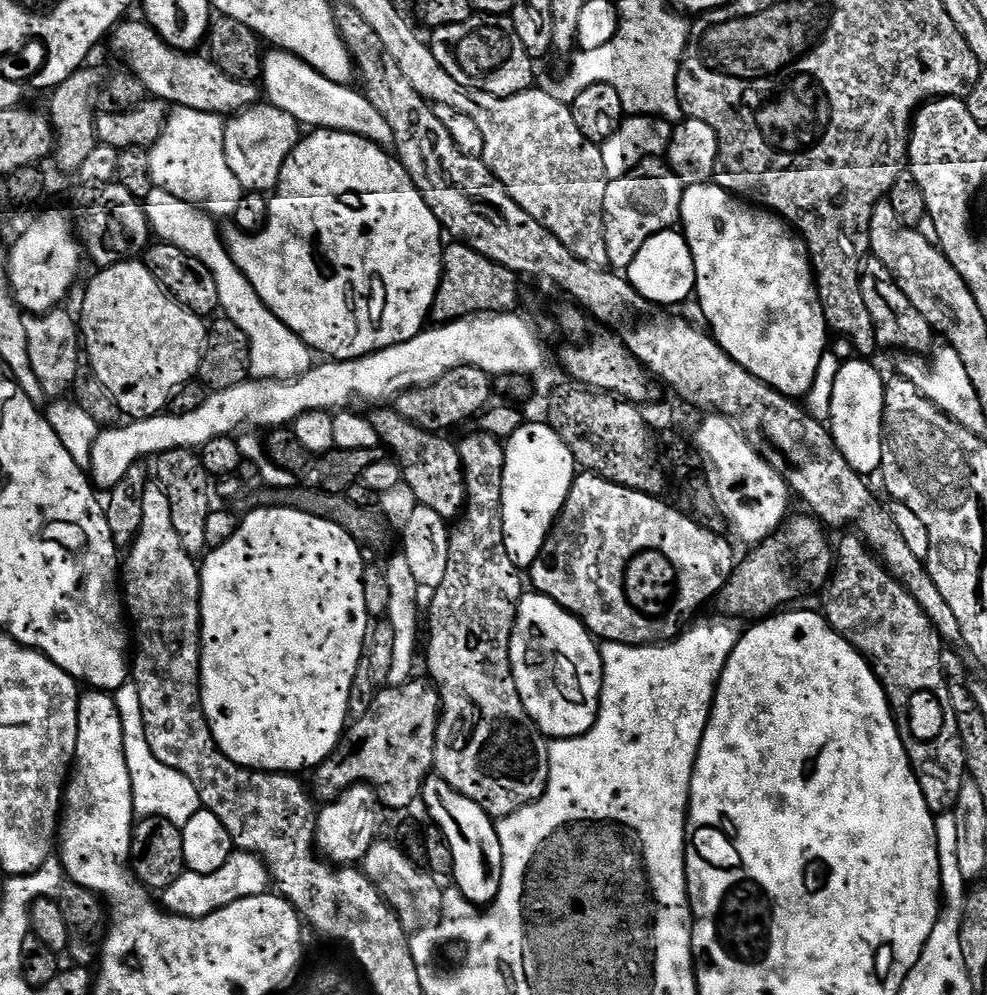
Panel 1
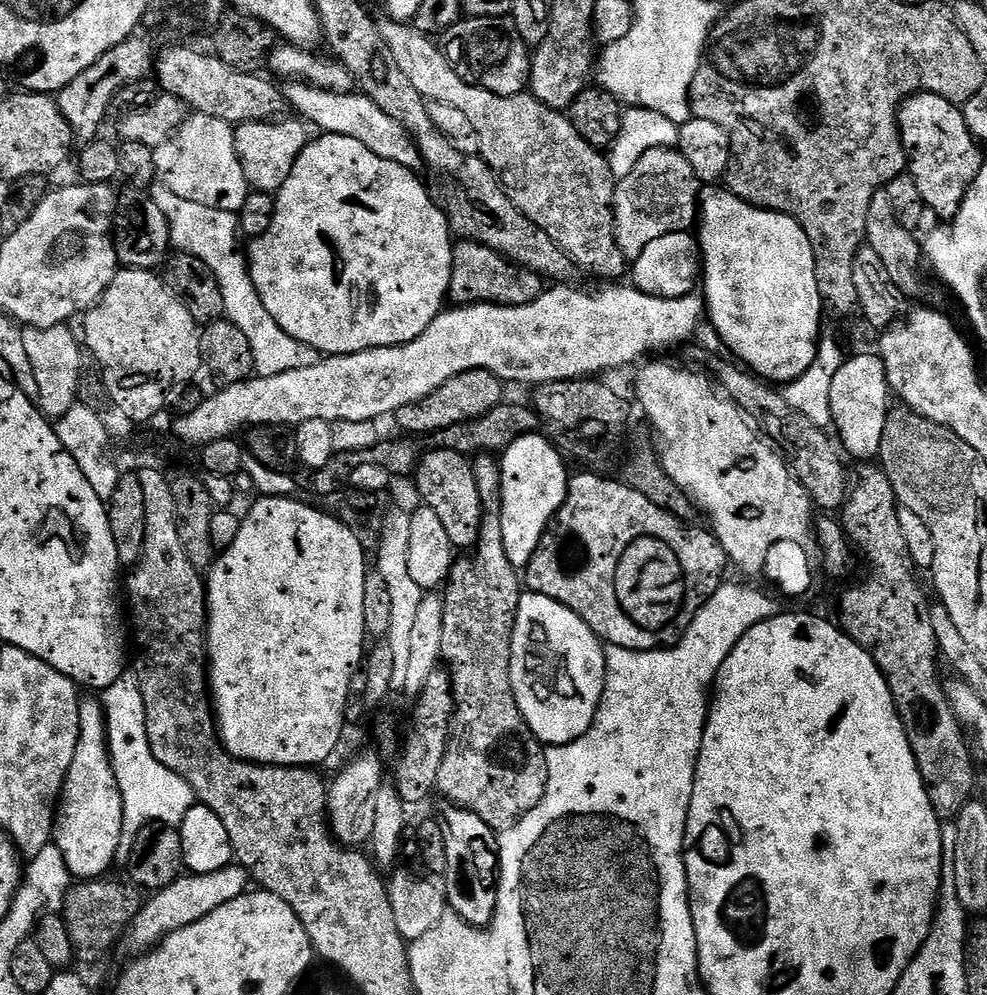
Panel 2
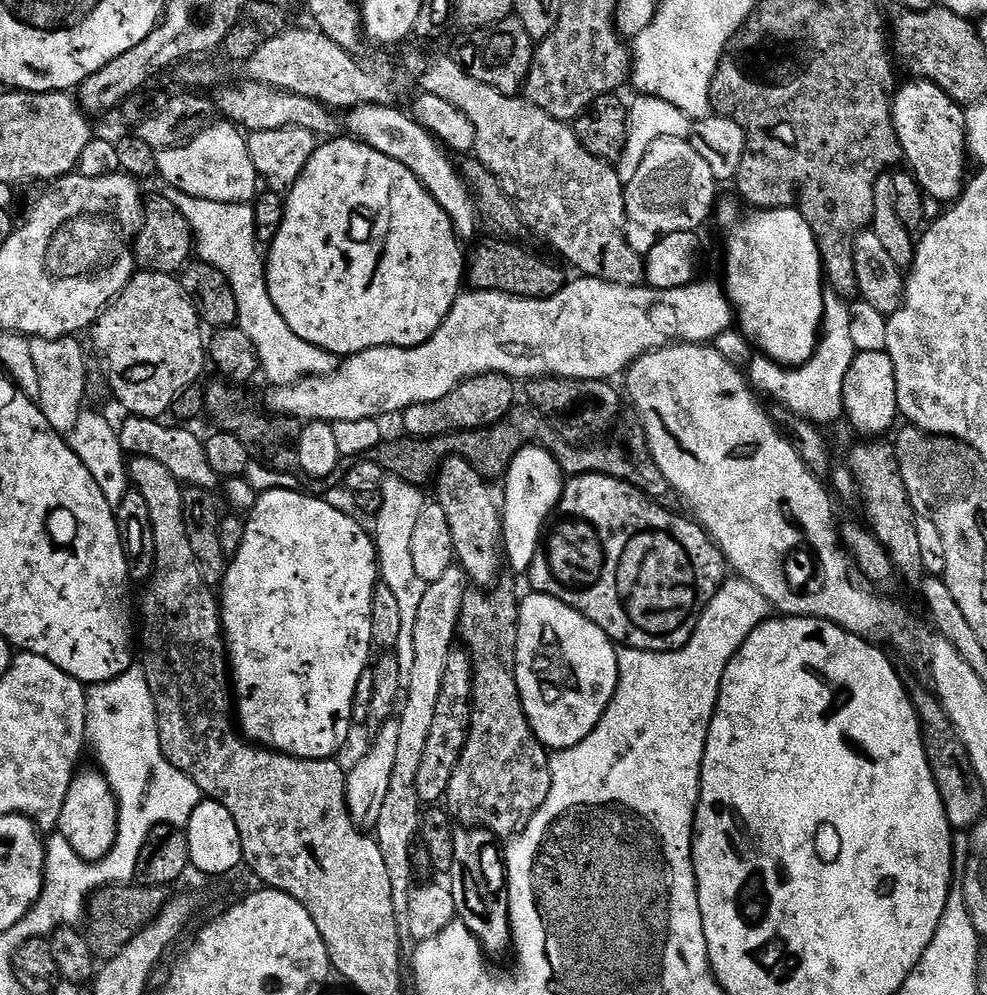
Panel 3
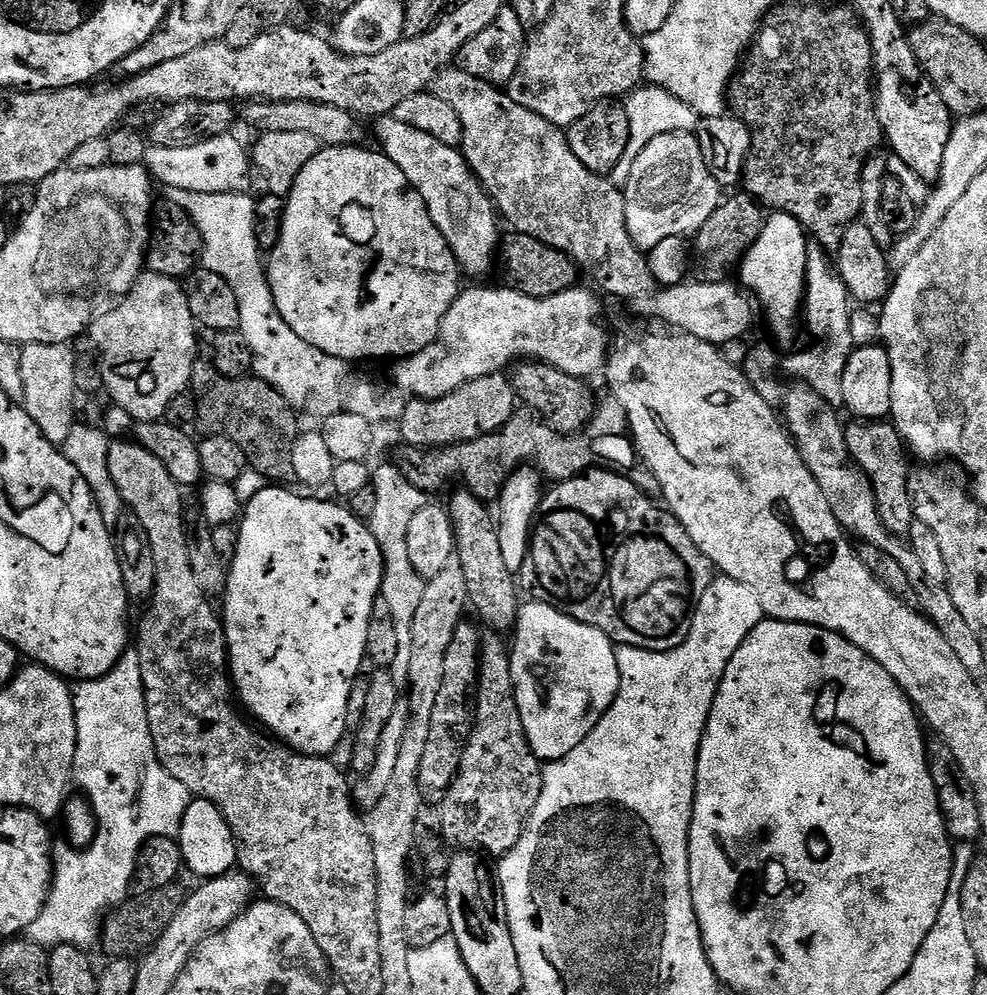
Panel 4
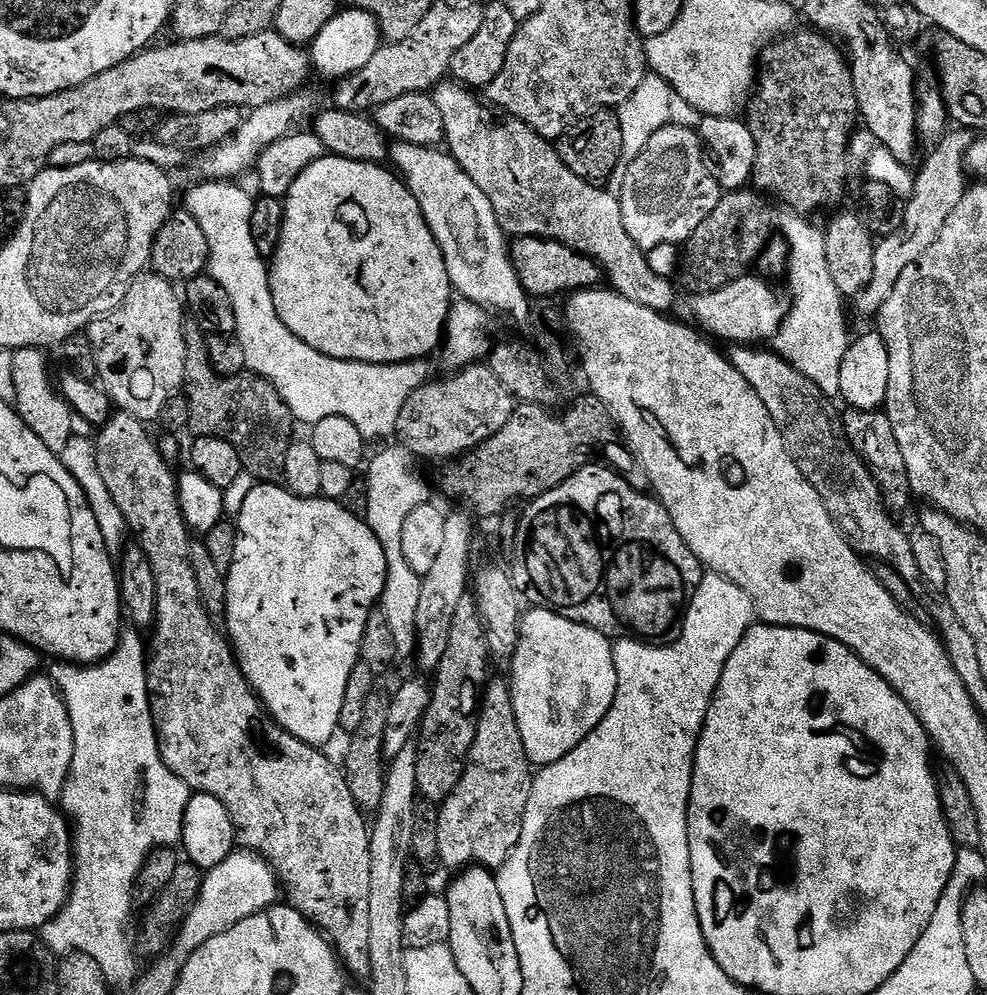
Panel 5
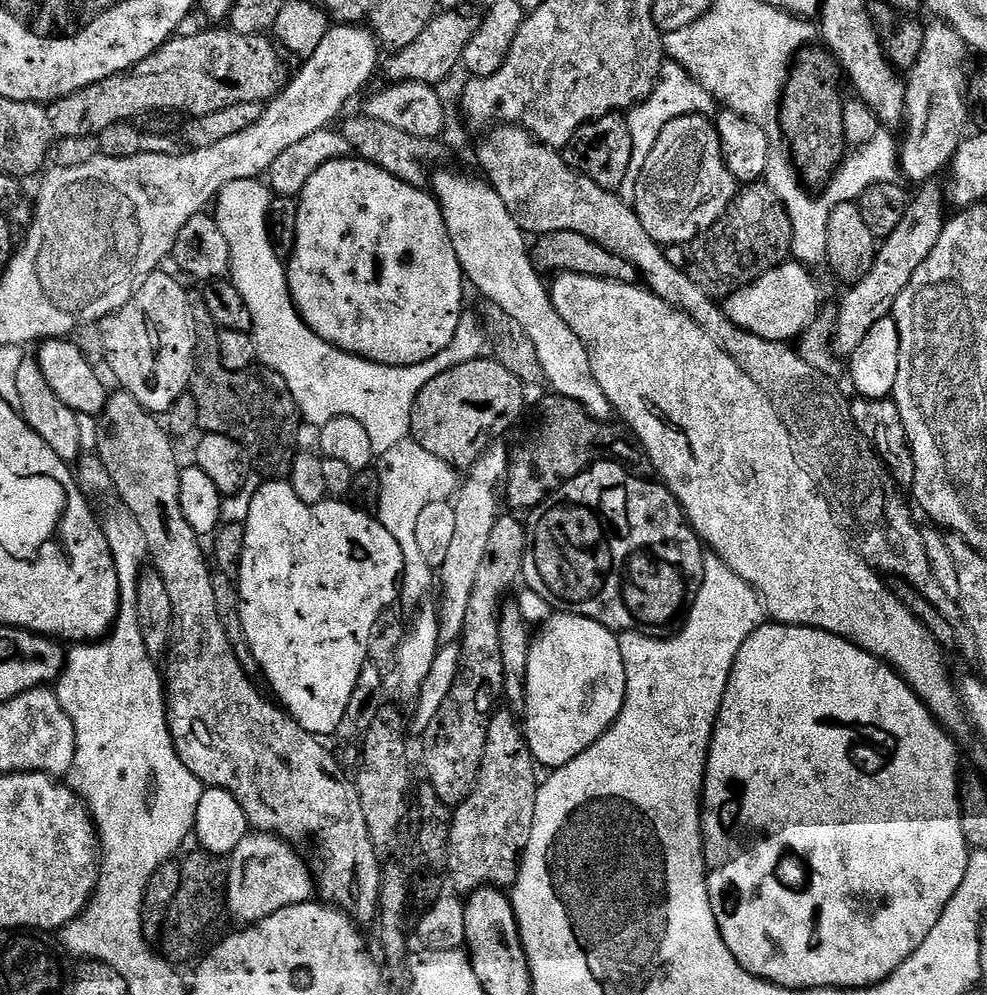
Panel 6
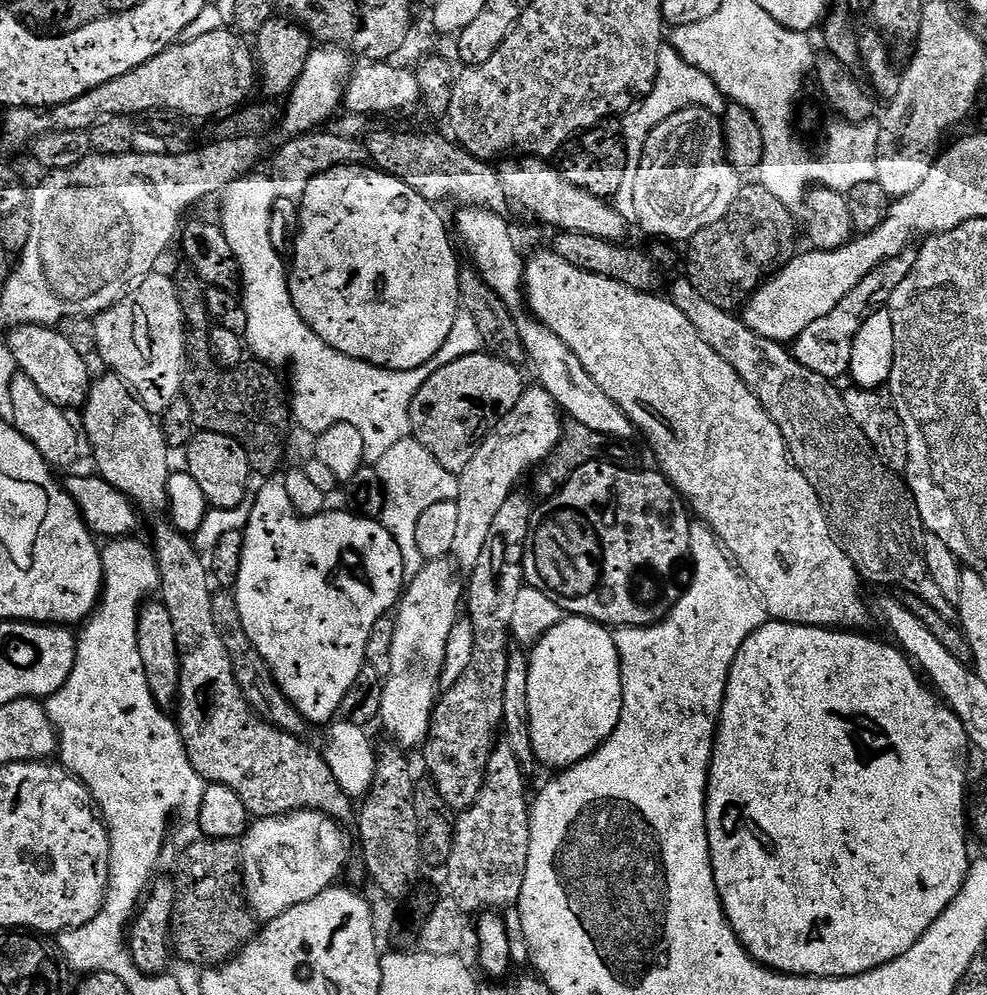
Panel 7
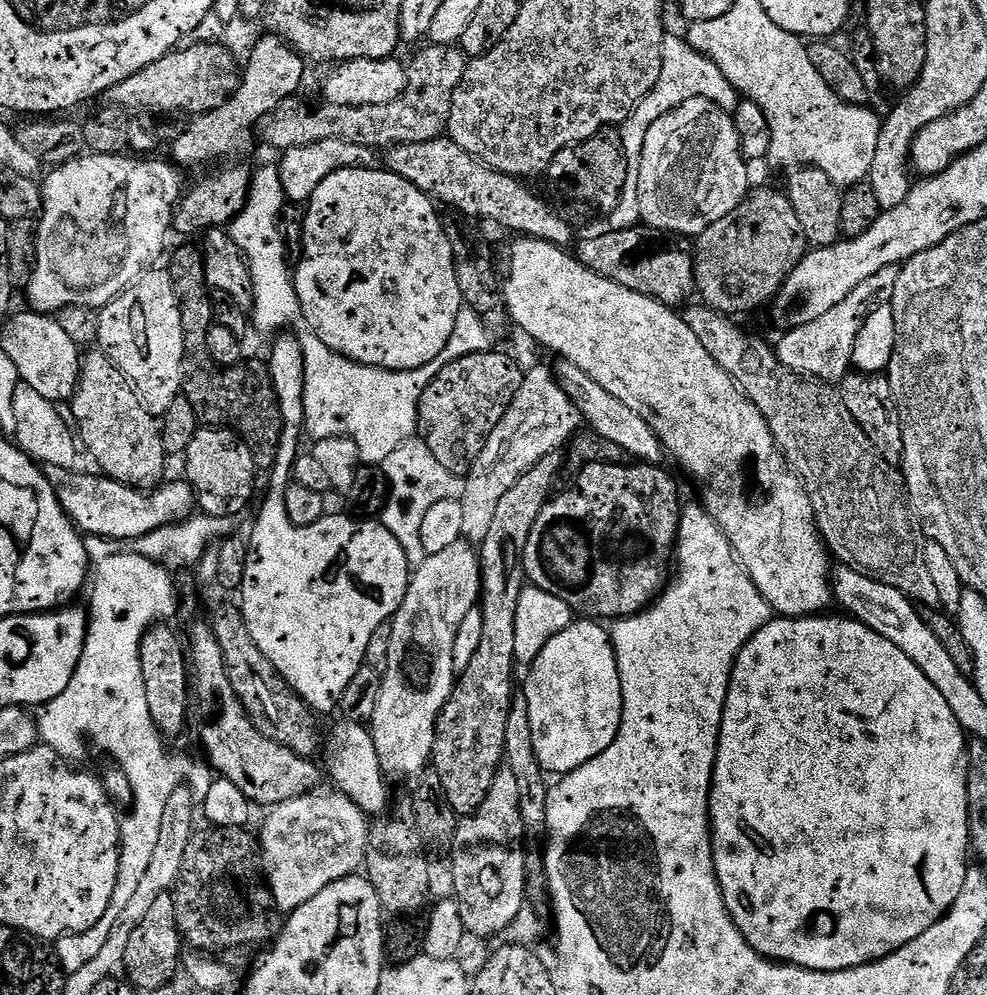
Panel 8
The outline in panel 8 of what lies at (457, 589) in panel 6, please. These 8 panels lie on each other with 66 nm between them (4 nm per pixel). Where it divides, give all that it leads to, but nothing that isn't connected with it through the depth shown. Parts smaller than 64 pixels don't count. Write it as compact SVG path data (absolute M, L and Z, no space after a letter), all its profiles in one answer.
M529 367L514 402L510 402L506 414L502 414L502 422L494 426L482 454L478 454L464 477L464 489L458 497L462 502L463 539L473 546L483 544L486 534L490 534L498 502L502 502L506 490L510 490L526 470L542 462L546 454L561 451L581 428L580 411L560 385L555 371L551 367Z

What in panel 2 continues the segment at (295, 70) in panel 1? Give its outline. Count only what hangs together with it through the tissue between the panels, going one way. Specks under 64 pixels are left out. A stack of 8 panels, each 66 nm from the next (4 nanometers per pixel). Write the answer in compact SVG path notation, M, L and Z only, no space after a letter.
M292 82L289 85L289 88L283 89L287 107L291 111L293 108L297 112L293 113L303 118L309 125L317 124L321 133L355 138L357 142L362 142L362 146L366 146L366 150L374 150L378 158L398 162L404 168L416 170L421 167L420 151L417 150L412 136L398 121L390 118L386 110L374 106L370 97L352 90L347 93L332 93L326 89L313 88L311 84L303 82Z

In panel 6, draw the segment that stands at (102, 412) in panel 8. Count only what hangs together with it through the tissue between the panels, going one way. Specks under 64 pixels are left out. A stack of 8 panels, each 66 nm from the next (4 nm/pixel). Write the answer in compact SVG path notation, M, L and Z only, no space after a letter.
M123 390L113 391L109 395L108 404L99 415L98 423L100 429L96 432L95 455L100 457L102 466L106 466L106 474L110 474L112 492L128 507L130 514L138 518L138 526L142 526L142 534L146 534L151 567L158 574L162 574L162 582L166 582L166 594L170 594L170 598L206 598L206 586L212 585L213 569L210 567L206 548L204 552L200 545L203 544L201 537L197 536L190 522L186 522L186 514L182 514L182 468L181 465L176 465L176 452L172 449L173 437L153 413L146 411L129 392Z

